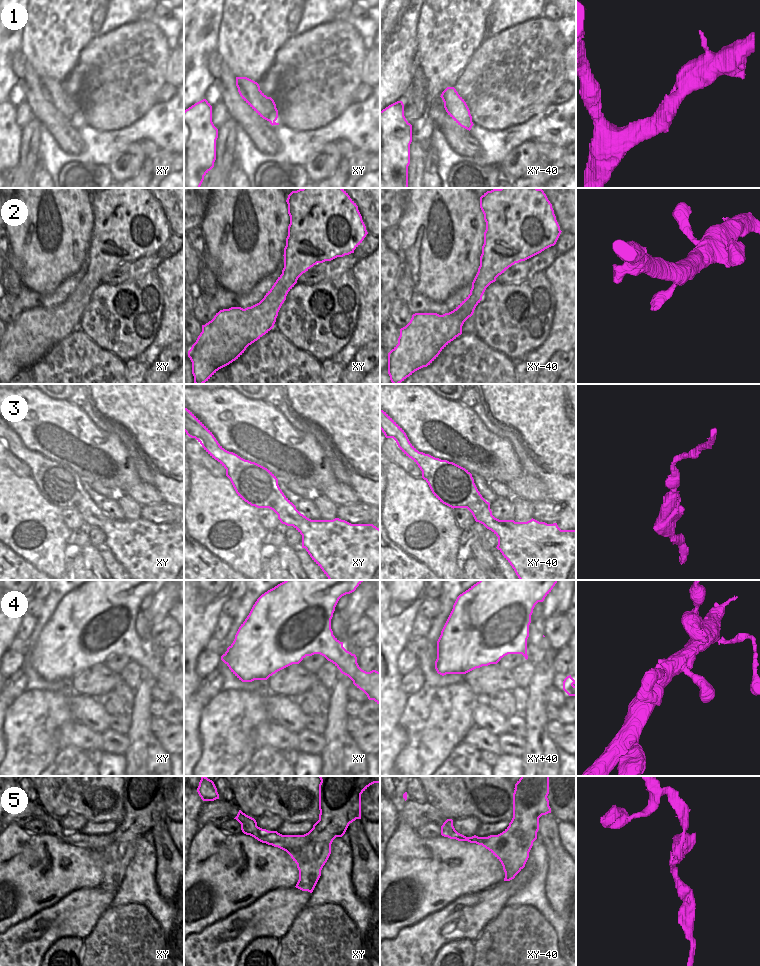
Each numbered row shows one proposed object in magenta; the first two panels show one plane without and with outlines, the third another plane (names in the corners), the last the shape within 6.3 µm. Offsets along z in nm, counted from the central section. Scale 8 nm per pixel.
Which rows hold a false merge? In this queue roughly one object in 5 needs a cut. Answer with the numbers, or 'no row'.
no row

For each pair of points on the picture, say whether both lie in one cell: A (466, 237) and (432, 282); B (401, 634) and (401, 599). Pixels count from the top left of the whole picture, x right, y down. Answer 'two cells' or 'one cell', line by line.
A: one cell
B: one cell

